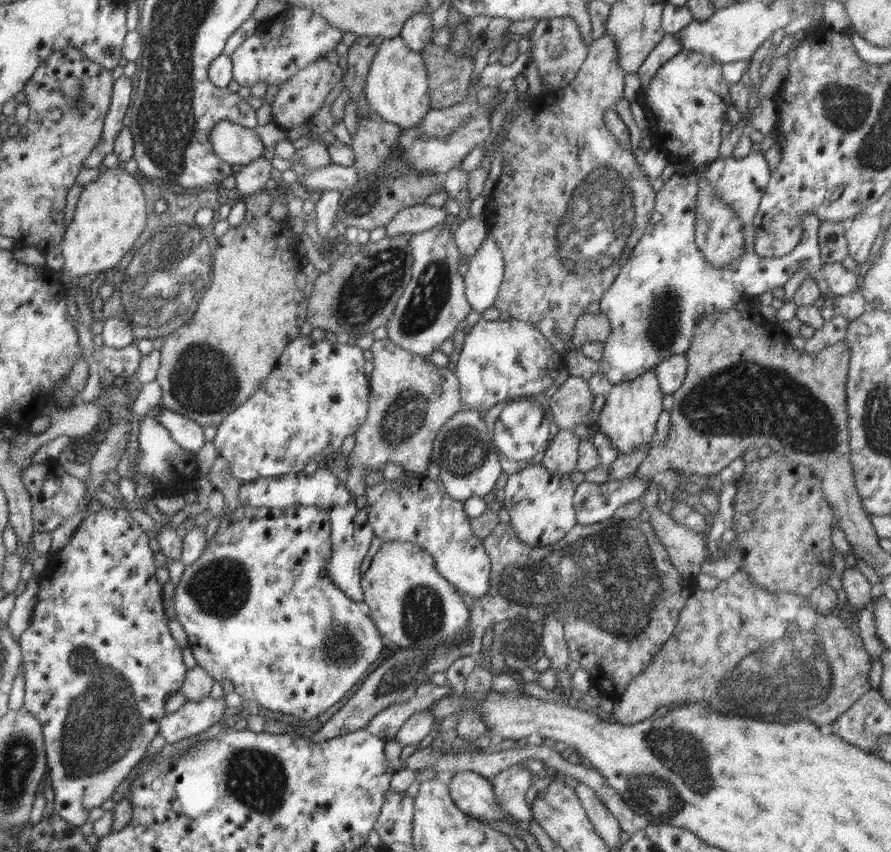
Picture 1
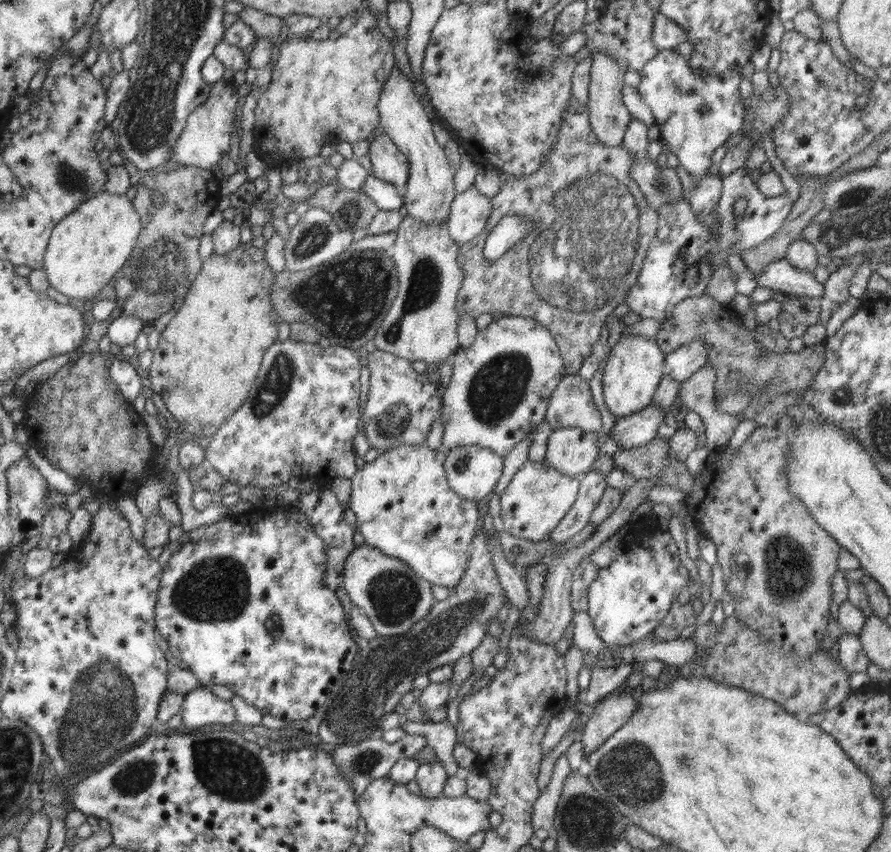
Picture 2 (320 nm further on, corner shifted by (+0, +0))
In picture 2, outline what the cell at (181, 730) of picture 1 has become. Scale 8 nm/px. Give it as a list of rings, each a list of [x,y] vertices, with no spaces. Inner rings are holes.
[[[196,688],[186,694],[180,712],[182,724],[199,728],[208,724],[236,723],[231,702],[220,700],[207,688]]]

